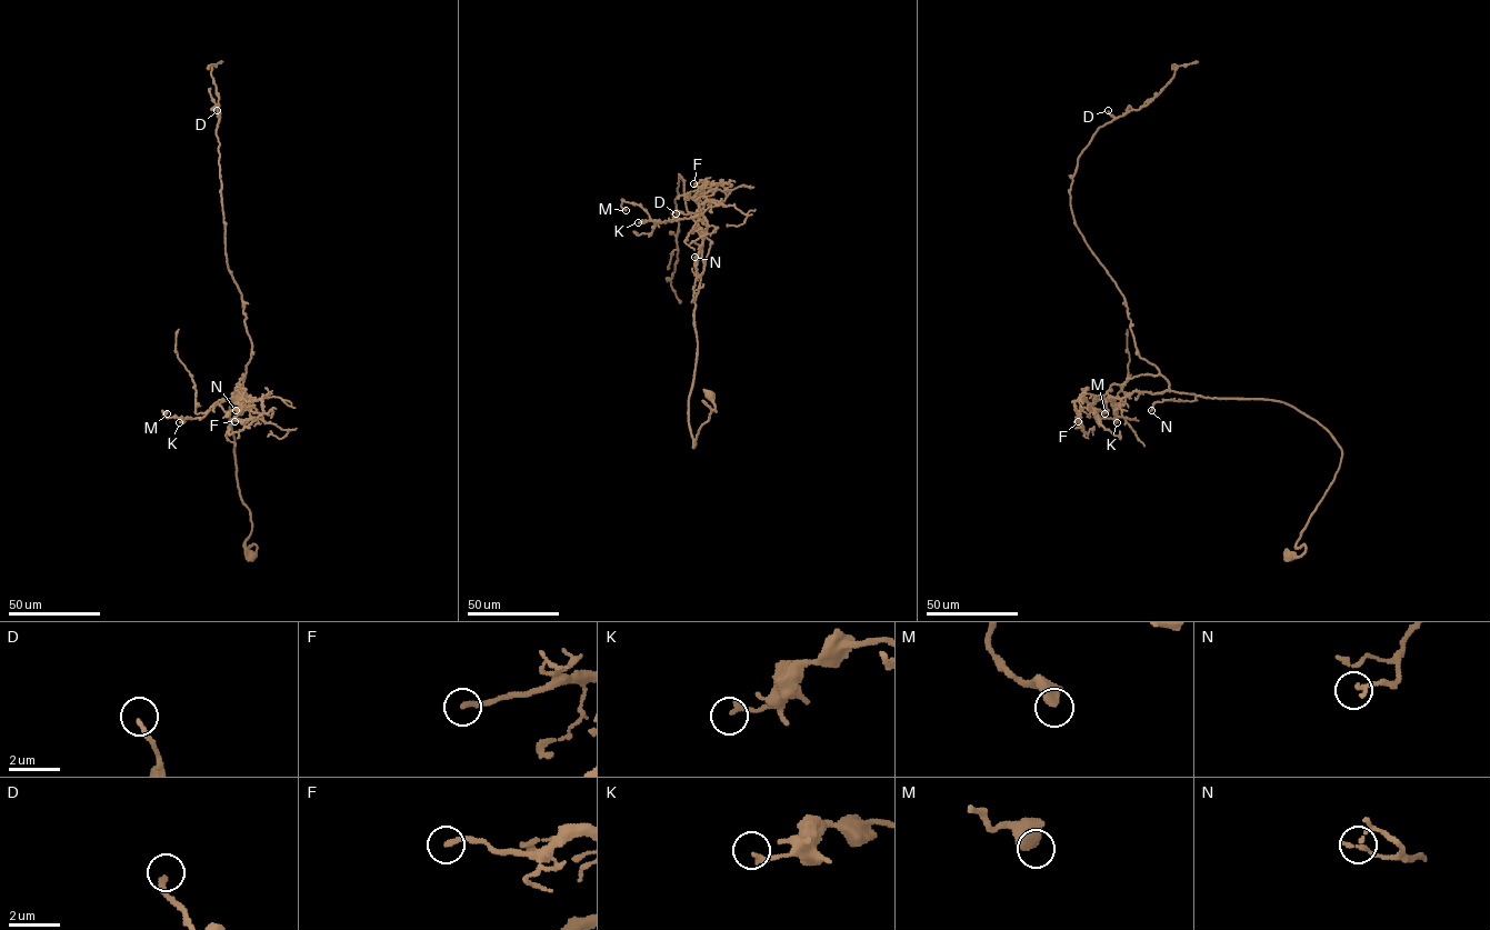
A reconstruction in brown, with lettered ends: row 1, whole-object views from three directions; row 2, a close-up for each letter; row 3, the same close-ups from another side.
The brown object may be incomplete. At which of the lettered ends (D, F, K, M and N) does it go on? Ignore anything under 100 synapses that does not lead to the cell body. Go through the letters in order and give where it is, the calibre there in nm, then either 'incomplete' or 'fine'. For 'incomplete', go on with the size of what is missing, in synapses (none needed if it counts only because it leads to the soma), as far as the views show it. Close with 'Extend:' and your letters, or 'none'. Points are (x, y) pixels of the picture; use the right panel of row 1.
D: (1108, 110) | 200 nm | fine
F: (1078, 421) | 190 nm | fine
K: (1117, 422) | 200 nm | fine
M: (1104, 413) | 340 nm | fine
N: (1151, 410) | 160 nm | fine
Extend: none

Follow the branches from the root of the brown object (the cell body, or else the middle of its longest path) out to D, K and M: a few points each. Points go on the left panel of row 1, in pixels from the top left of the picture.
D: (249, 556), (257, 547), (246, 546), (251, 522), (229, 407), (251, 342), (226, 252), (217, 110)
K: (249, 556), (257, 547), (246, 546), (251, 522), (229, 421), (246, 374), (237, 399), (179, 422)
M: (249, 556), (257, 547), (246, 546), (251, 522), (229, 421), (246, 374), (239, 397), (204, 416), (167, 413)

